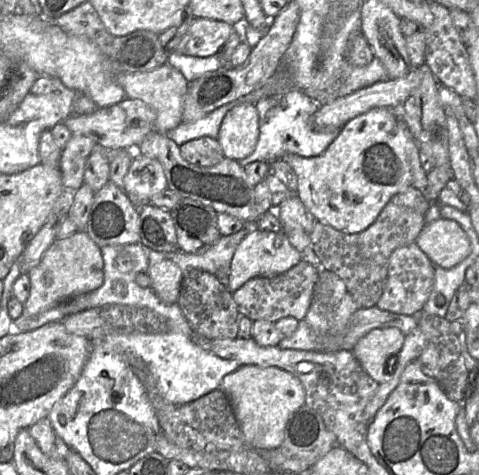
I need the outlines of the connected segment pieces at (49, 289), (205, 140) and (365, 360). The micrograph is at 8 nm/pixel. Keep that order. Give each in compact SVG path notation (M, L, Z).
M86 230L55 239L38 265L28 271L30 293L23 314L35 316L73 297L100 288L104 282L104 261L99 247Z
M208 136L186 142L180 151L184 159L200 167L214 166L225 157L218 138Z
M396 327L376 328L362 337L352 352L368 375L382 384L392 376L388 374L386 362L399 353L405 337L406 335Z

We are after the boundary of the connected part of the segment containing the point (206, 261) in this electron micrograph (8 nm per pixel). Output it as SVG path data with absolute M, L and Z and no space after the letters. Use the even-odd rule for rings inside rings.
M245 223L243 229L235 234L222 235L217 243L203 253L165 252L165 260L172 260L183 273L191 269L209 272L228 287L230 265L235 251L242 240L254 230L257 230L256 223Z

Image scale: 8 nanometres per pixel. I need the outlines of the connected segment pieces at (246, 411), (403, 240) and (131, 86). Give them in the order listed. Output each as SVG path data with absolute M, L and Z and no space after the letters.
M242 365L223 378L220 388L231 402L247 445L257 451L277 448L284 439L289 418L306 402L301 381L278 367Z
M390 201L375 222L360 233L348 234L316 221L309 237L320 267L338 275L345 282L358 308L363 309L375 306L381 298L391 254L400 247L416 242L425 224L424 214Z
M165 63L146 72L116 73L114 81L124 89L128 98L140 99L154 109L156 112L155 130L158 132L166 134L183 121L183 103L189 82L170 64Z

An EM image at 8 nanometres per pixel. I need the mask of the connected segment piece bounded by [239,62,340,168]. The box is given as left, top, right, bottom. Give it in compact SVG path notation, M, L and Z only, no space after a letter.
M282 62L271 81L273 88L270 91L270 96L263 97L256 103L259 116L259 139L254 151L246 158L239 160L244 168L255 161L278 160L287 153L303 157L316 157L328 148L340 131L314 128L313 115L322 104L306 96L295 86L292 74Z

